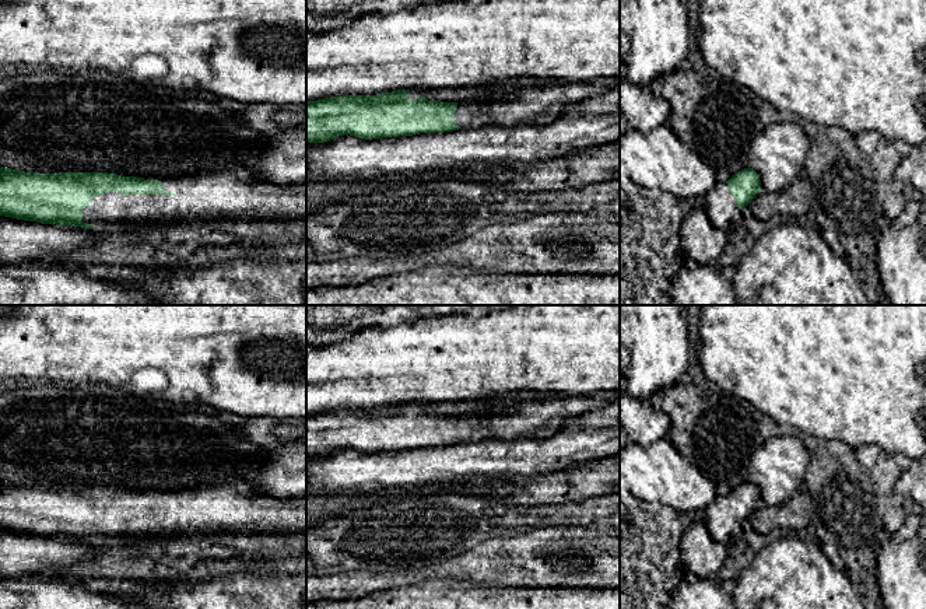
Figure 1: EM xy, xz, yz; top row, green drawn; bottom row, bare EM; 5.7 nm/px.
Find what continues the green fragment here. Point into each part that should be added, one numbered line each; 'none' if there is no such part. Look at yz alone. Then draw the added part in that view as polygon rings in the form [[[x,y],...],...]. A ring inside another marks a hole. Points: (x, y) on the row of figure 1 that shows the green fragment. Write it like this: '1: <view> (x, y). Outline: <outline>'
1: yz (723, 213). Outline: [[[718,182],[705,197],[705,210],[711,223],[716,228],[729,232],[740,221],[743,210],[737,207],[727,183]]]

